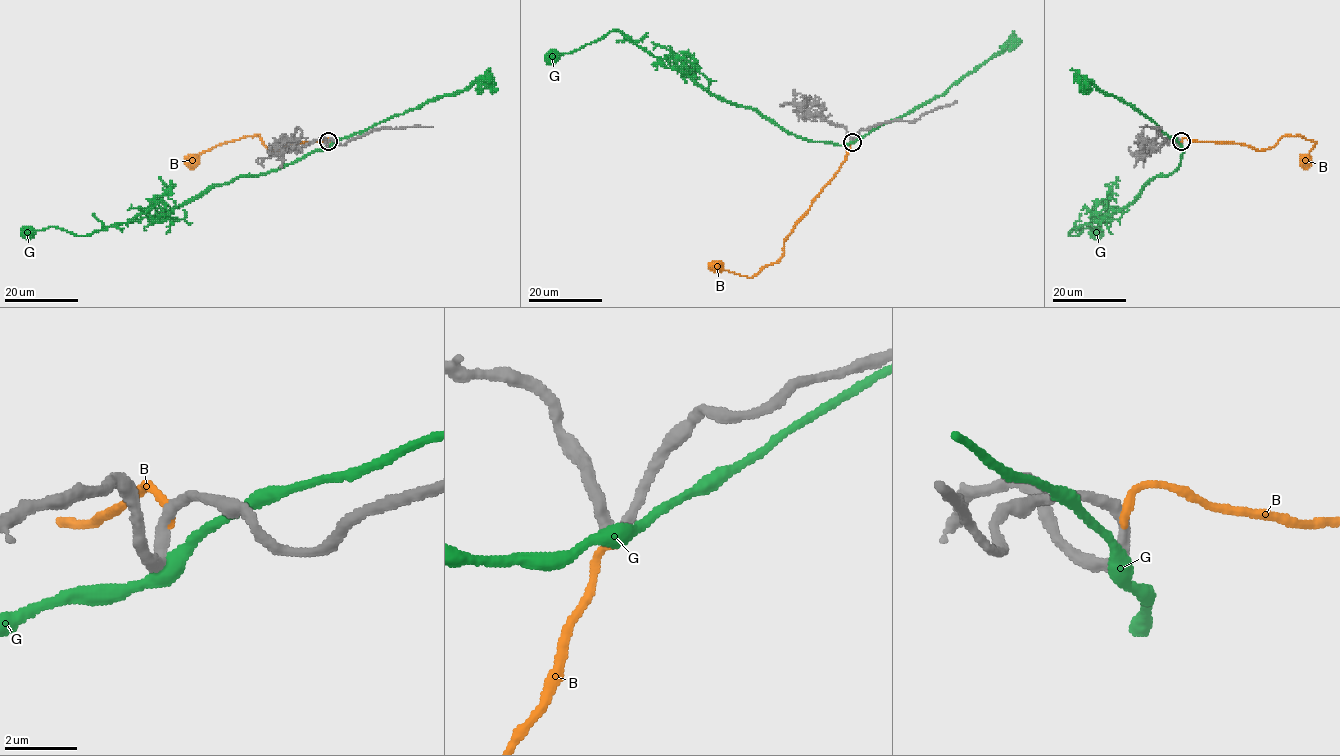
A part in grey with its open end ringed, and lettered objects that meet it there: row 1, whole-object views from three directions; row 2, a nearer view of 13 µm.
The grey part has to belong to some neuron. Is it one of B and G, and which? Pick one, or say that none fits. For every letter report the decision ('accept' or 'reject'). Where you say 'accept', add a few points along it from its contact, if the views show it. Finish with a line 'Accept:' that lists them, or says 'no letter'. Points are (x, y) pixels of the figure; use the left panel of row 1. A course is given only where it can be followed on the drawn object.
B: accept | via (328, 141), (287, 144), (273, 151), (259, 135), (244, 136), (191, 156), (184, 163)
G: reject
Accept: B

